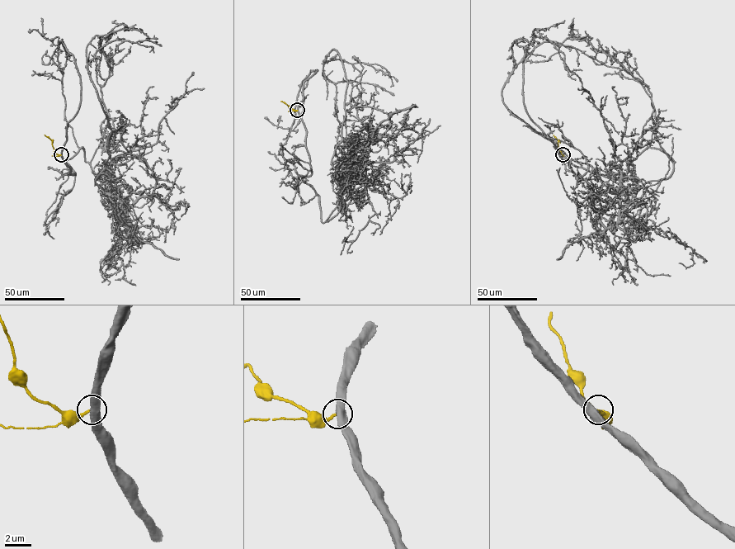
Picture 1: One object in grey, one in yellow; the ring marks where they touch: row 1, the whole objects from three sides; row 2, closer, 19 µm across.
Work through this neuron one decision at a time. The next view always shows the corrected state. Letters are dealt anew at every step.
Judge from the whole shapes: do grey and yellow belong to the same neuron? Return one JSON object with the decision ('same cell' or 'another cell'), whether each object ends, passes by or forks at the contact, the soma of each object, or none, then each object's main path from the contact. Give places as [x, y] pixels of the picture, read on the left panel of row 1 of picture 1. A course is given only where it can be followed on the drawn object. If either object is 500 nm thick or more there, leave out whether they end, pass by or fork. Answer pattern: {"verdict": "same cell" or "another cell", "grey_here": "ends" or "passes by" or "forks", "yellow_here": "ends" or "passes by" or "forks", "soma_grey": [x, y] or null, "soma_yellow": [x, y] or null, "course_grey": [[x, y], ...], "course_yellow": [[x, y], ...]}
{"verdict": "same cell", "soma_grey": null, "soma_yellow": null, "course_grey": [[61, 154], [74, 174], [82, 147], [106, 191], [96, 35], [104, 79]], "course_yellow": [[61, 154], [55, 153], [52, 140], [44, 134]]}

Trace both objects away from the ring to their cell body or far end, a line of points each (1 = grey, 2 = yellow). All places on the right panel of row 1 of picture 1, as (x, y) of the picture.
1: (563, 154), (622, 174), (654, 147), (674, 171), (625, 191), (503, 101), (534, 35), (564, 54), (576, 79)
2: (563, 154), (553, 134)

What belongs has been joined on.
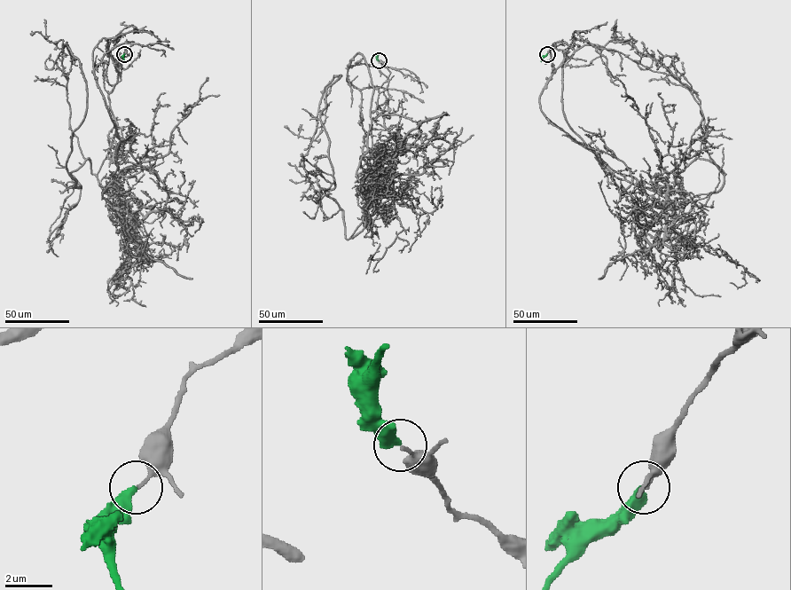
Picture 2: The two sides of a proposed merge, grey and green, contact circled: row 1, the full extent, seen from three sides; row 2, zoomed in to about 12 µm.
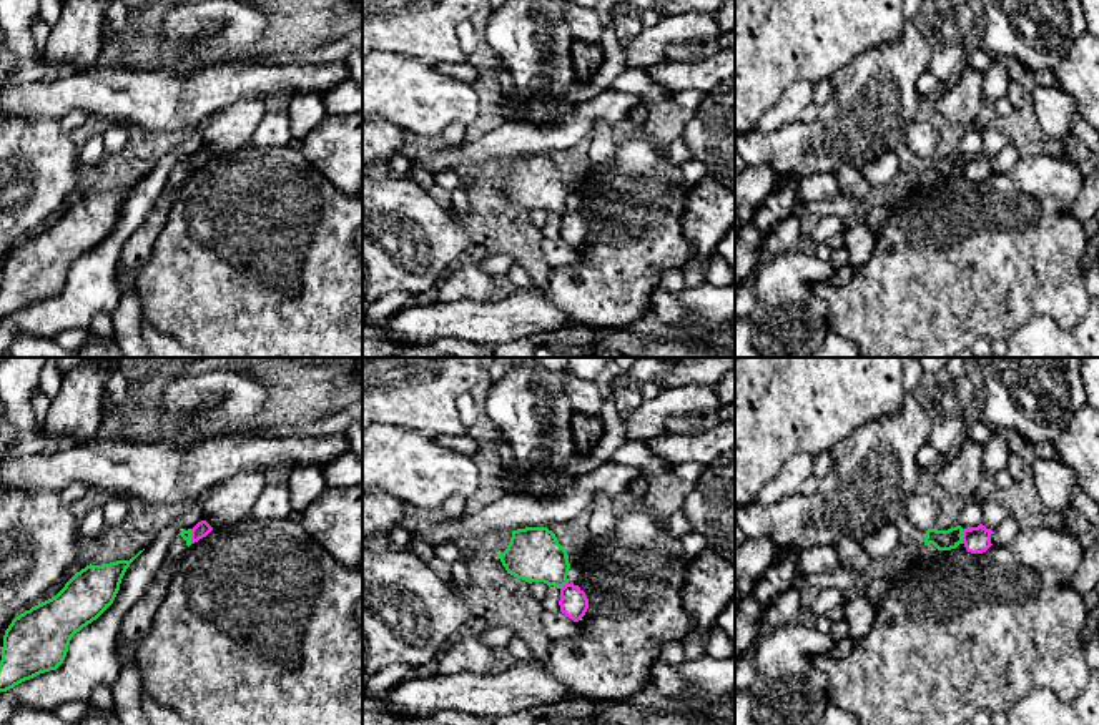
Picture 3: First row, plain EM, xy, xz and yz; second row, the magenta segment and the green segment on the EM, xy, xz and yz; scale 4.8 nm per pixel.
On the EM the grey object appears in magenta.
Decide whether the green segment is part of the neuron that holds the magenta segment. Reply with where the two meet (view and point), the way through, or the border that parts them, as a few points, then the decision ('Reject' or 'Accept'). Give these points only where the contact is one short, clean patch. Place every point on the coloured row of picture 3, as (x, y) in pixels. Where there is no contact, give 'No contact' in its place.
Touches magenta at yz (963, 536). Boundary: yz (961, 529), (963, 542). Reject

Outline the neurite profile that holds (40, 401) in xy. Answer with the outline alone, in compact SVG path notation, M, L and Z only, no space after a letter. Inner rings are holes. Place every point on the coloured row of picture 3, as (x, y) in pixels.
M40 389L33 392L35 429L43 429L50 404L52 399L47 397Z

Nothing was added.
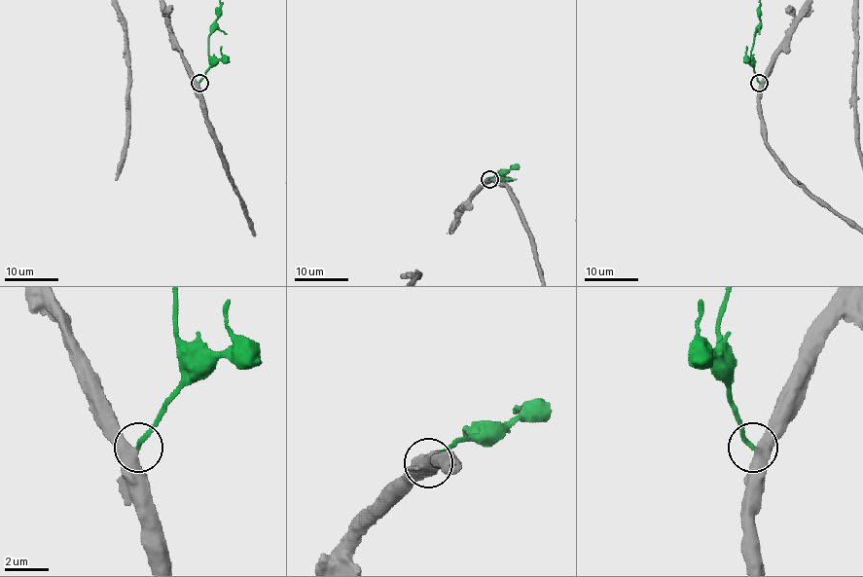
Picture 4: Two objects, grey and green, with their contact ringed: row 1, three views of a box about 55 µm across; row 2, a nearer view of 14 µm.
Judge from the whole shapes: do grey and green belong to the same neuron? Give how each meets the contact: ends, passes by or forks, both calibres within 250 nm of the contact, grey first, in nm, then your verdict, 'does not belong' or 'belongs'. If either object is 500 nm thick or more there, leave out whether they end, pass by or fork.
grey passes by; green ends there; 480 nm thick on the grey side, 190 nm on the other; belongs

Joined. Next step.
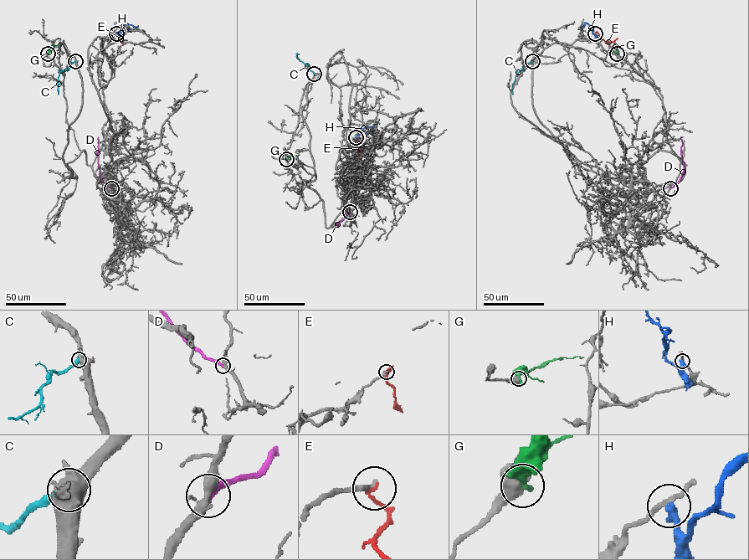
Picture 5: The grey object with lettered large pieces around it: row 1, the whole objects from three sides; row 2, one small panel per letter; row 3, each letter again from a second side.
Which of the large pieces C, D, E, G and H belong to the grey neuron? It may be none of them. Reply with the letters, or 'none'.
D

